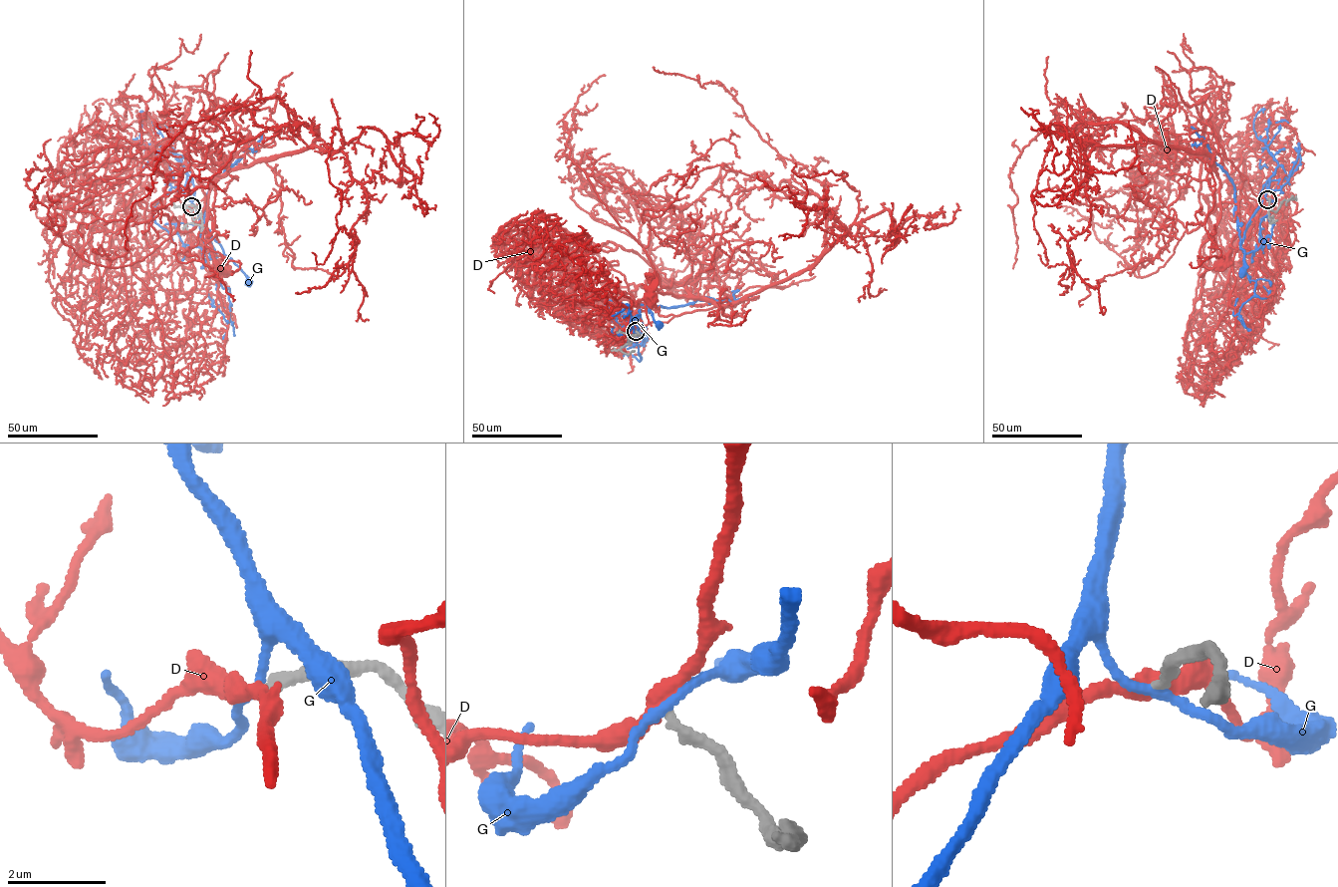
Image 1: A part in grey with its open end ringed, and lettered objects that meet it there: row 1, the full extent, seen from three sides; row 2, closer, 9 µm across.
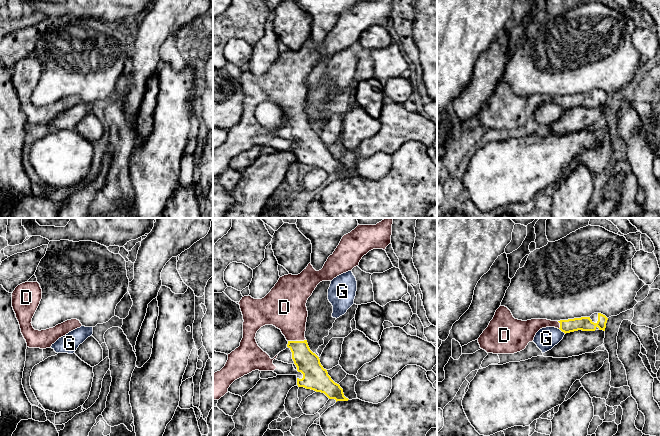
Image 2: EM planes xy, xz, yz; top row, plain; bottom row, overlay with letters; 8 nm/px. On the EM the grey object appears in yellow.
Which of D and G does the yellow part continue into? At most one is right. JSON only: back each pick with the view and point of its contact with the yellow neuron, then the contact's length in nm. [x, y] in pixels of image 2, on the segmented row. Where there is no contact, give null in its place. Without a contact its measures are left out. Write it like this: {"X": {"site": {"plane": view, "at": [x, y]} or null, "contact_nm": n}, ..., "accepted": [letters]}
{"D": {"site": {"plane": "xz", "at": [296, 341]}, "contact_nm": 140}, "accepted": ["D"]}

